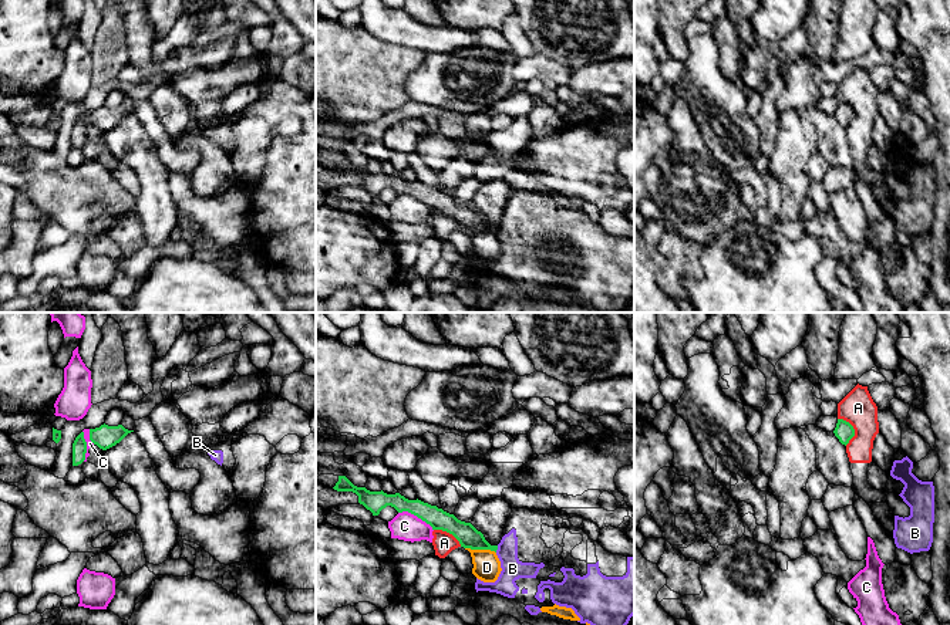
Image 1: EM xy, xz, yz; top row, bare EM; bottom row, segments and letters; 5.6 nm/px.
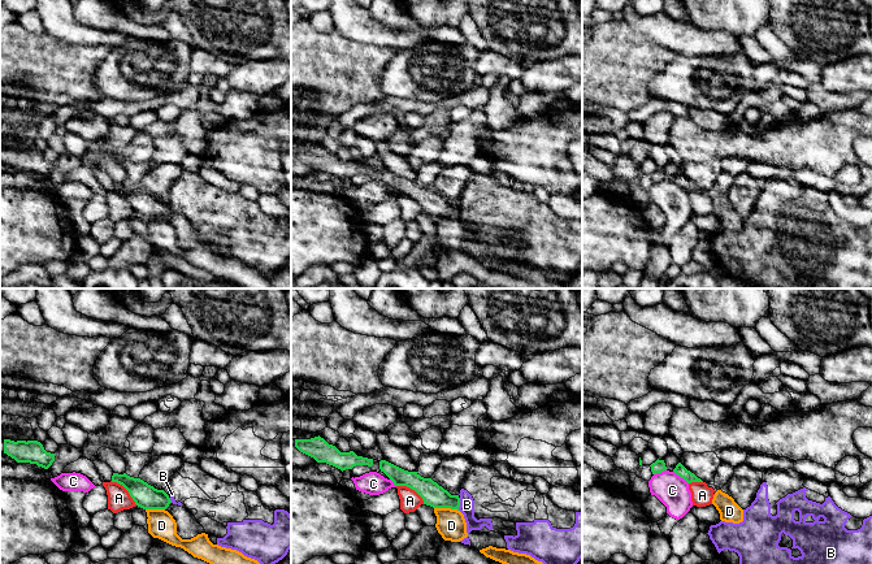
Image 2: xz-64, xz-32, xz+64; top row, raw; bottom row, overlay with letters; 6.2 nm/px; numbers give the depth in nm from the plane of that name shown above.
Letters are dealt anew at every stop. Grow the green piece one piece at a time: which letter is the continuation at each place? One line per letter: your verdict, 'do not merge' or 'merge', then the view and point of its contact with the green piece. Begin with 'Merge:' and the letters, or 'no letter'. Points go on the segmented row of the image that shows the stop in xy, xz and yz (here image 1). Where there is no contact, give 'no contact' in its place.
Merge: no letter
A: do not merge | yz (854, 429)
B: do not merge | xz (497, 549)
C: do not merge | xz (417, 516)
D: do not merge | xz (481, 549)

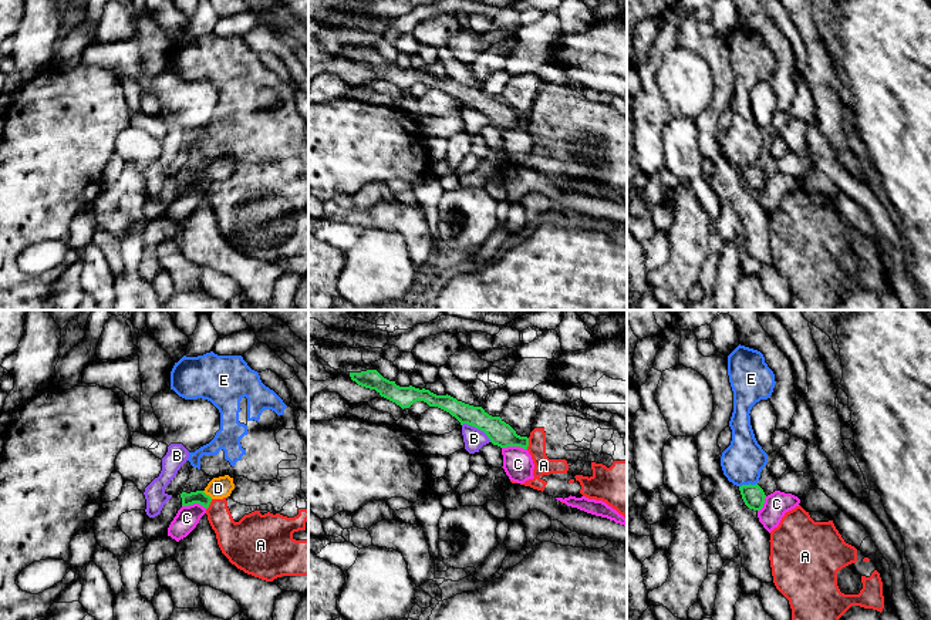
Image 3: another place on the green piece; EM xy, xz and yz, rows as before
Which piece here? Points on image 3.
Merge: D
A: do not merge | xz (528, 444)
B: do not merge | xz (478, 428)
C: do not merge | xz (515, 445)
D: merge | xy (208, 495)
E: do not merge | yz (749, 484)

